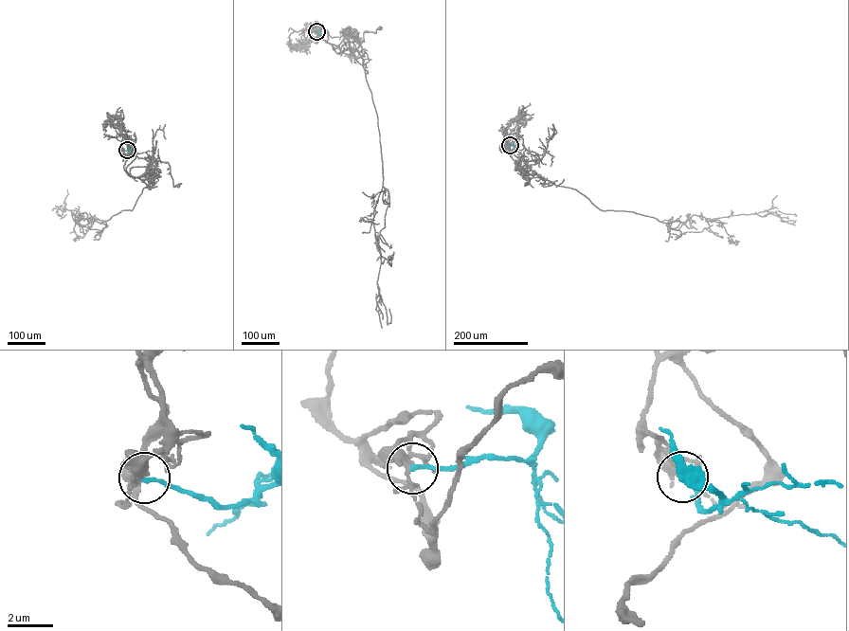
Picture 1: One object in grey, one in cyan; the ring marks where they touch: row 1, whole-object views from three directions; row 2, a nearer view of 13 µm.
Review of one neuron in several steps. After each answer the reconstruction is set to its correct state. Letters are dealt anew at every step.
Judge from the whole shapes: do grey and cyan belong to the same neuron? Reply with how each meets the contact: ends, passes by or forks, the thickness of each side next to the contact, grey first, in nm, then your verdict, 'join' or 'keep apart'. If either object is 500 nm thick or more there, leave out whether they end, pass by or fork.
grey forks | cyan ends | 240/190 nm | keep apart

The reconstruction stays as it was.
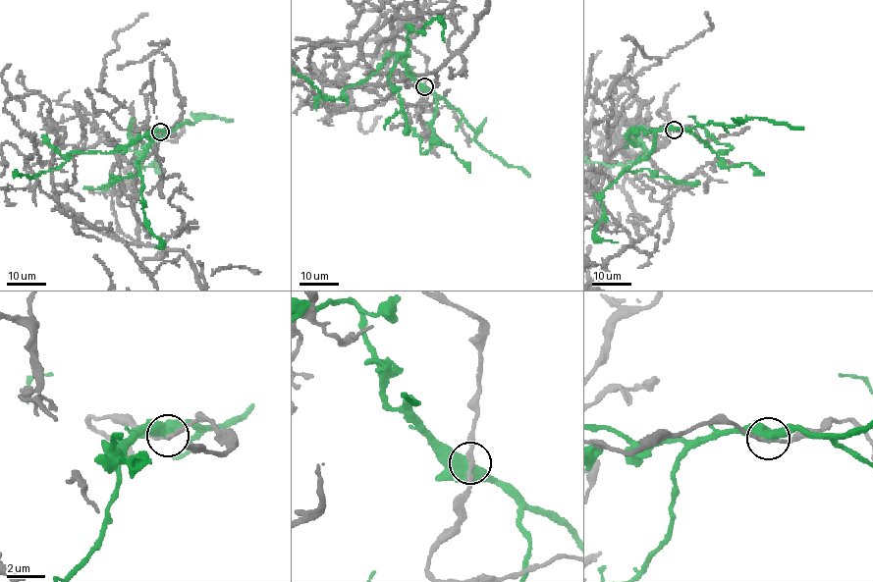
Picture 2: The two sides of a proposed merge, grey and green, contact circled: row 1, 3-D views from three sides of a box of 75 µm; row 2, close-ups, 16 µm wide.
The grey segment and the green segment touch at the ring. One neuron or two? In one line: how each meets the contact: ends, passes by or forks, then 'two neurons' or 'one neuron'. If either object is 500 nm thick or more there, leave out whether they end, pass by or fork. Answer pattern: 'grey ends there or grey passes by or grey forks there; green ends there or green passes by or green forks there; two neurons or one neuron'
grey passes by; green forks there; two neurons

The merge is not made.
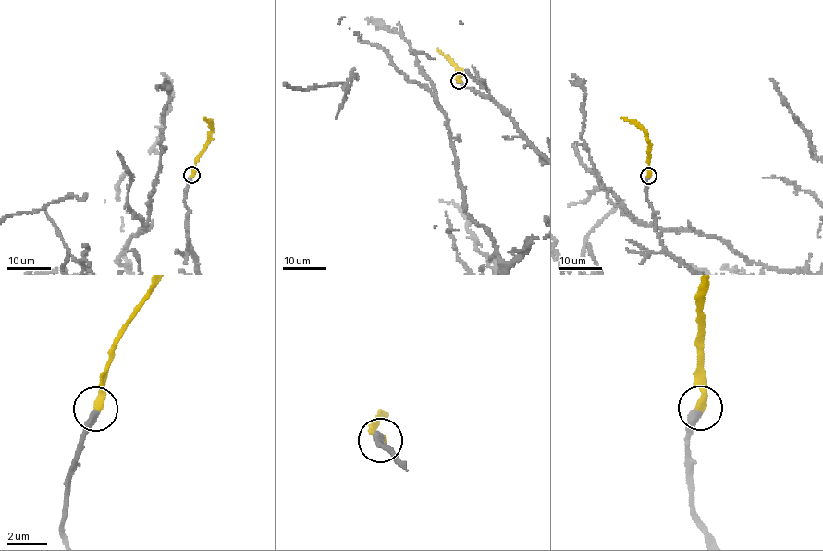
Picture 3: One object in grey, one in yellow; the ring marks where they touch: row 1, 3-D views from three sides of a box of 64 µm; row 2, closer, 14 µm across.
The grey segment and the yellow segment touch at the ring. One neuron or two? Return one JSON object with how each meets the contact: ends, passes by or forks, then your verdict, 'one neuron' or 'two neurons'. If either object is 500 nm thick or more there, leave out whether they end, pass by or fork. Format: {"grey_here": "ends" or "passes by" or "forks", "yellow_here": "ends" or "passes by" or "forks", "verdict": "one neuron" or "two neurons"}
{"grey_here": "ends", "yellow_here": "ends", "verdict": "one neuron"}

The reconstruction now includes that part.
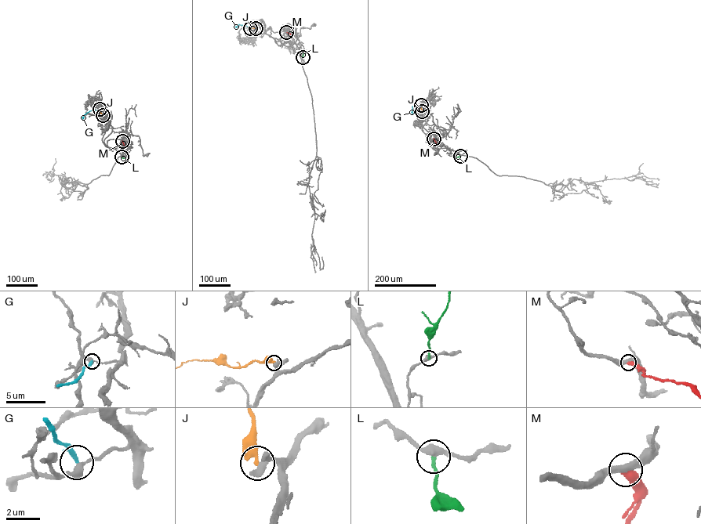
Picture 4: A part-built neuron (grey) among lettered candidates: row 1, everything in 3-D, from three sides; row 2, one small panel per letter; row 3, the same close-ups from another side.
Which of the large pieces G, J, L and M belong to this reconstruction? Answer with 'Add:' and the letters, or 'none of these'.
Add: none of these

